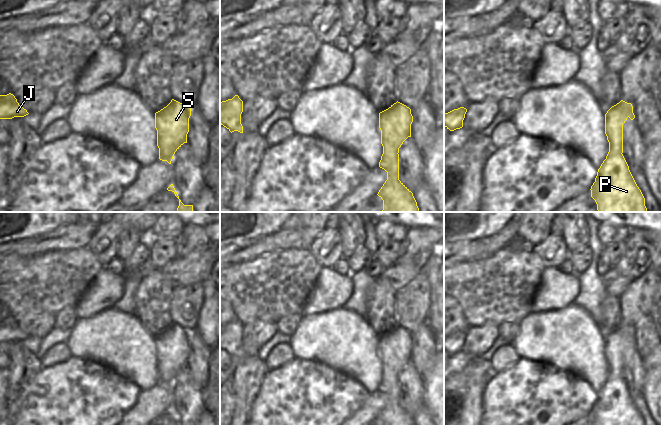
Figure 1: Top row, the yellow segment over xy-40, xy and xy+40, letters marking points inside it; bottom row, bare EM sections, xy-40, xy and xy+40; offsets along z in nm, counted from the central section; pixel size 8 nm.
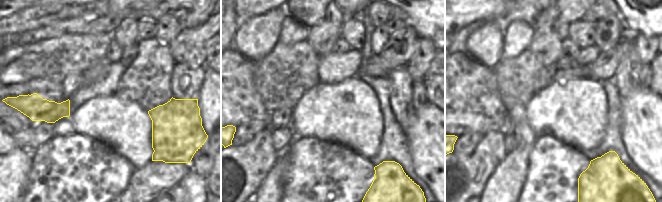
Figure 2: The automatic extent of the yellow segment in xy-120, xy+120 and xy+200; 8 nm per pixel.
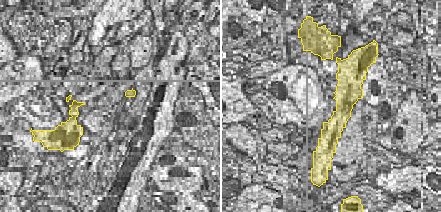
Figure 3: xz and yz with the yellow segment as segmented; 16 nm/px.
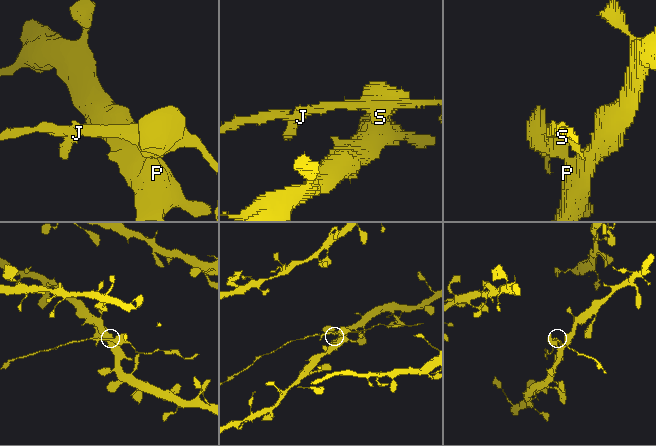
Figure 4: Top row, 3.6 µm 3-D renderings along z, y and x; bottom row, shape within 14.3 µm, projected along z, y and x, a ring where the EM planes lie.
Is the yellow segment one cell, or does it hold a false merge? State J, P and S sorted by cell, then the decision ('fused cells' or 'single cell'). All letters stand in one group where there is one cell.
J S / P; fused cells

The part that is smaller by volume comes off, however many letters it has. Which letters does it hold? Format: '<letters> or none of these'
J, S

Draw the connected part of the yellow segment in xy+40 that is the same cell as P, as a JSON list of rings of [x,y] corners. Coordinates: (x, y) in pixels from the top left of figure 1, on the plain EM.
[[[623,378],[603,385],[590,414],[595,425],[645,425]]]

